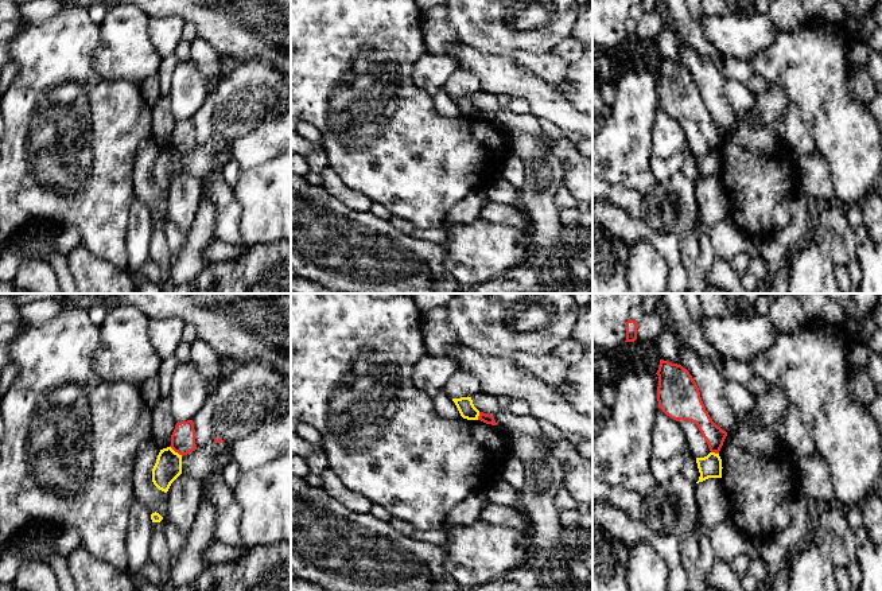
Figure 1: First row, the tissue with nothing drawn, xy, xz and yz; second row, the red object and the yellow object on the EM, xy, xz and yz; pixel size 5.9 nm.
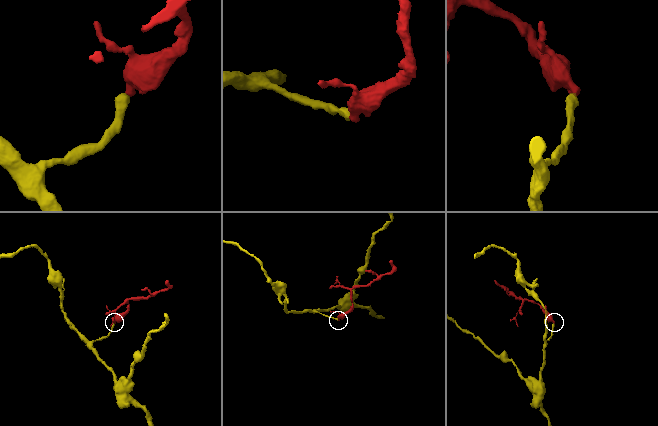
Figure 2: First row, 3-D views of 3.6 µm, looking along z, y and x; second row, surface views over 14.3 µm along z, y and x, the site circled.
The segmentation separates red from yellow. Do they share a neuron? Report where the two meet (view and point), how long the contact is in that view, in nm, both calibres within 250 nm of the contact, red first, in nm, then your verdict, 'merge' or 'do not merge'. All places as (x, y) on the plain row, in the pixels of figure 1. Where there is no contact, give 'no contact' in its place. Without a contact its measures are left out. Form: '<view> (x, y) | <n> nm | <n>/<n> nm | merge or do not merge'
xy (177, 150) | 100 nm | 140/160 nm | do not merge

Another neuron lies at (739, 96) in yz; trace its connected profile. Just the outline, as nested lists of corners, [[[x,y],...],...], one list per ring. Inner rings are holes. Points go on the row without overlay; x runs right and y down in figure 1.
[[[728,81],[724,90],[737,117],[739,117],[743,110],[751,108],[757,98],[757,94],[753,90],[738,81]]]

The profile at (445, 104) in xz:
[[[439,90],[434,97],[434,104],[439,114],[448,118],[461,117],[461,112],[452,97],[444,90]]]

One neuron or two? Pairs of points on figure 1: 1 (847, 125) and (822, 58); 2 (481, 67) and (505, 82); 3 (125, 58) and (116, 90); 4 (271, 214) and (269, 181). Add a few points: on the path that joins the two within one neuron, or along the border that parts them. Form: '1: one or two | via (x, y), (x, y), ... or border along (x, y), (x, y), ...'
1: one | via (832, 109), (832, 101), (822, 90), (822, 74)
2: one | via (486, 67), (500, 77)
3: two | border along (92, 63), (109, 80), (127, 80), (138, 85)
4: one | via (271, 206), (269, 189)

